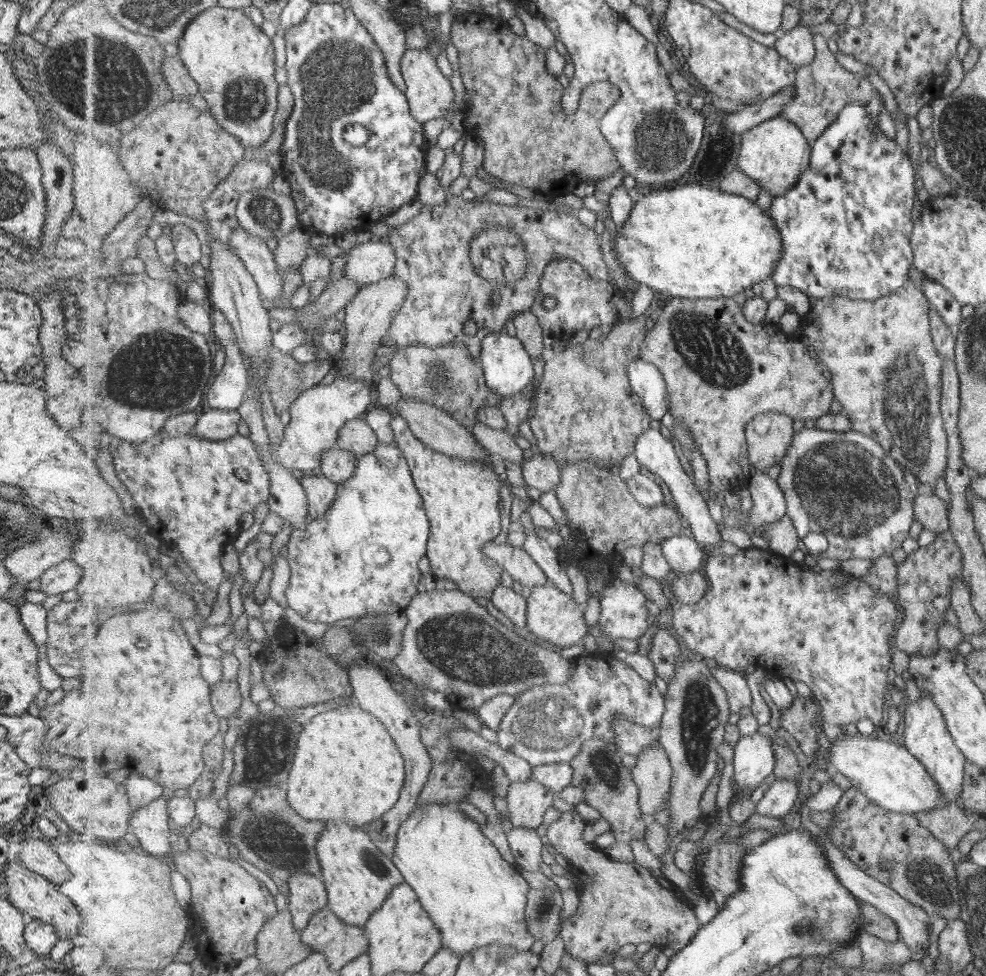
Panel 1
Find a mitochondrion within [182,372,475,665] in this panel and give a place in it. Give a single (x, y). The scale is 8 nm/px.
(382, 633)

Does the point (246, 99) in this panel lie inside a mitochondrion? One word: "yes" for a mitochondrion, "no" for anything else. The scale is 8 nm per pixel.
yes

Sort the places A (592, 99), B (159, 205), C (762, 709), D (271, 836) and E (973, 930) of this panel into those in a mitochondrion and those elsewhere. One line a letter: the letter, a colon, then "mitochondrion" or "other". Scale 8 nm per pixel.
A: other
B: other
C: other
D: mitochondrion
E: mitochondrion

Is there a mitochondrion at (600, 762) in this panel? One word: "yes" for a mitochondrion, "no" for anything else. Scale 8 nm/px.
yes

